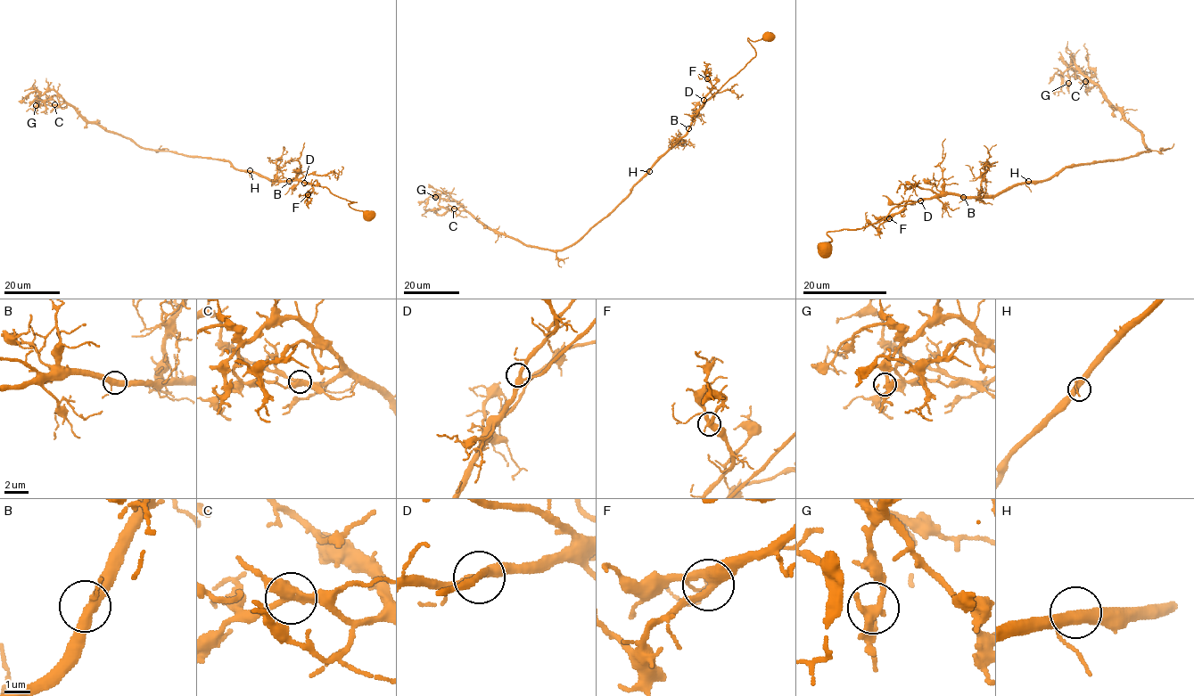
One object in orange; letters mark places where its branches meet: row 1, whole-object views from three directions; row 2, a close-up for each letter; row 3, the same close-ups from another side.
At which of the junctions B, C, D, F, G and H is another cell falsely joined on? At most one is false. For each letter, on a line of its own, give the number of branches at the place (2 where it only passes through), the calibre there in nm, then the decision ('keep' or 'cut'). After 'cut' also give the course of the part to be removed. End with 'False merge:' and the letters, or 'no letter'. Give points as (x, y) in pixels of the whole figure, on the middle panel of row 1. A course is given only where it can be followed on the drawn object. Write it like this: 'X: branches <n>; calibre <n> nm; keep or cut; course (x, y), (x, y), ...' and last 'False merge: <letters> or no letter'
B: branches 3; calibre 360 nm; keep
C: branches 3; calibre 340 nm; keep
D: branches 3; calibre 300 nm; keep
F: branches 3; calibre 360 nm; keep
G: branches 3; calibre 320 nm; keep
H: branches 3; calibre 360 nm; keep
False merge: no letter

